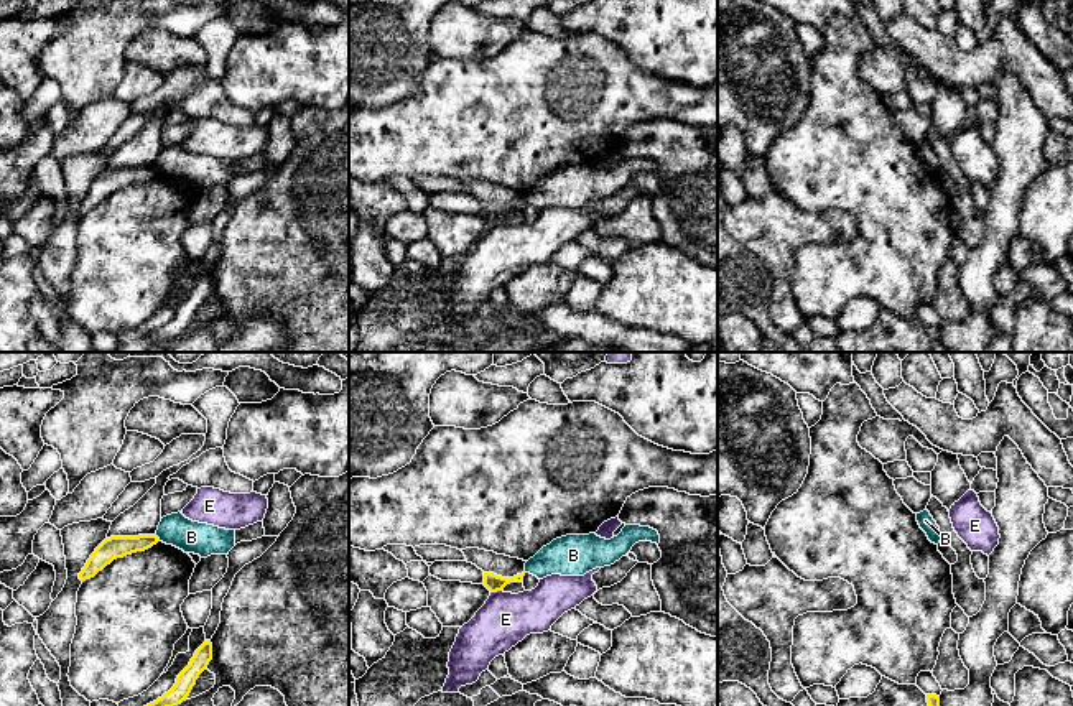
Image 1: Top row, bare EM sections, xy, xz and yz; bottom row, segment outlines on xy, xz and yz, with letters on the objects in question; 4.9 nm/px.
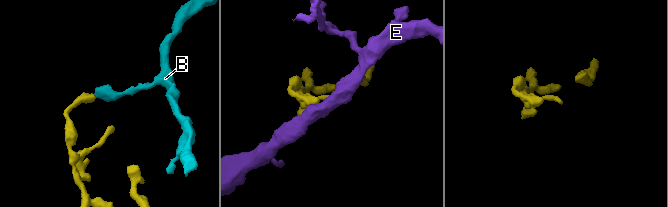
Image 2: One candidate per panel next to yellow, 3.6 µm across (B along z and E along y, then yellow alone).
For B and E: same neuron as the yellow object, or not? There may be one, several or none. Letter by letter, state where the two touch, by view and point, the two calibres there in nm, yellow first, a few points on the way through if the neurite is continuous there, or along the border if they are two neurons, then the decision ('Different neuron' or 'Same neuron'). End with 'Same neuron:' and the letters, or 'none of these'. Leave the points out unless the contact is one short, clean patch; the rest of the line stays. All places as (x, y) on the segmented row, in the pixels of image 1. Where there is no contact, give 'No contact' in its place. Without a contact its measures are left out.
B: Touches yellow at xy (158, 538). Thickness 110 nm (yellow) against 160 nm. Boundary: xy (155, 535), (160, 540). Different neuron
E: Touches yellow at xz (496, 591). Thickness 90 nm (yellow) against 260 nm. Boundary: xz (501, 589), (491, 593). Different neuron
Same neuron: none of these

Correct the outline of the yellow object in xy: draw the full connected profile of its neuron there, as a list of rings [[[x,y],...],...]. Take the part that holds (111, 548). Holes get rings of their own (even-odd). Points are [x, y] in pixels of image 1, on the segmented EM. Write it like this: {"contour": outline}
{"contour": [[[156,535],[105,538],[87,560],[86,566],[79,573],[79,579],[81,581],[91,579],[114,560],[123,558],[137,551],[145,551],[153,545],[156,545],[158,541],[160,538]]]}

